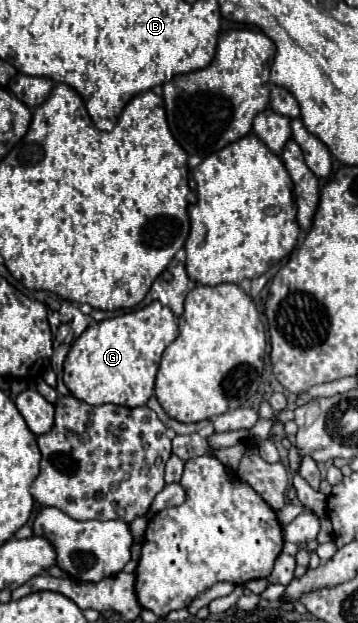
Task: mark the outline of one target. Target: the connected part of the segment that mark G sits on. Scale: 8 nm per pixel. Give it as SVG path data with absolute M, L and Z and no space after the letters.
M158 301L138 311L92 323L74 341L64 361L64 383L76 399L88 405L114 403L122 407L142 407L154 393L162 353L176 337L176 317L170 307Z

